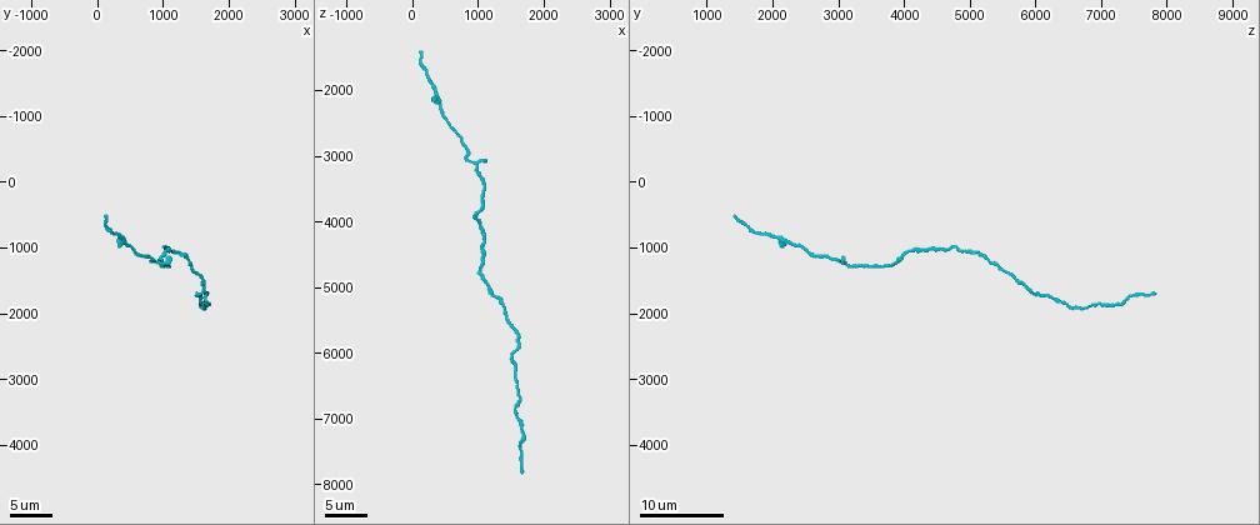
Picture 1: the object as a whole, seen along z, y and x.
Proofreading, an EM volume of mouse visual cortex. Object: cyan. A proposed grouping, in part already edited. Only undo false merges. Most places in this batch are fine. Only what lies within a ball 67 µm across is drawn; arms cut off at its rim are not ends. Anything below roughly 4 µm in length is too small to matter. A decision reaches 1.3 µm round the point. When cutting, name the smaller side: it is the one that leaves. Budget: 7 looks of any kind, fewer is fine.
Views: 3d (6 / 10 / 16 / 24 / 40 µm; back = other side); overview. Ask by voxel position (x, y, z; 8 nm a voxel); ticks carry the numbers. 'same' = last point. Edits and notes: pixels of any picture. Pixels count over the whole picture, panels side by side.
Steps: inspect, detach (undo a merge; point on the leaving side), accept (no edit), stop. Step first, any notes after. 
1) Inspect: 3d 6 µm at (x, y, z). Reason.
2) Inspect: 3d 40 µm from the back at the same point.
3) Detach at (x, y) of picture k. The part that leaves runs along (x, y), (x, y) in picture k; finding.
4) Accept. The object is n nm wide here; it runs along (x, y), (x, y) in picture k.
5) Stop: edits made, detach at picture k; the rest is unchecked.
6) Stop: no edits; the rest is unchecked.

Inspect: 3d 16 µm at (1700, 1850, 7150). A narrow waist.

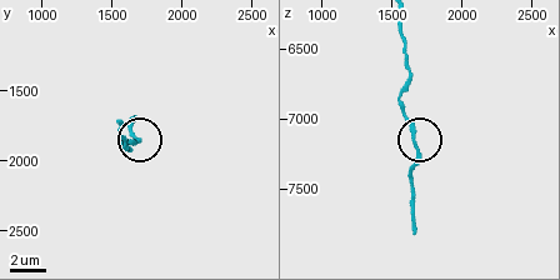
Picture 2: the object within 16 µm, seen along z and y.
Inspect: 3d 6 µm at the same point.

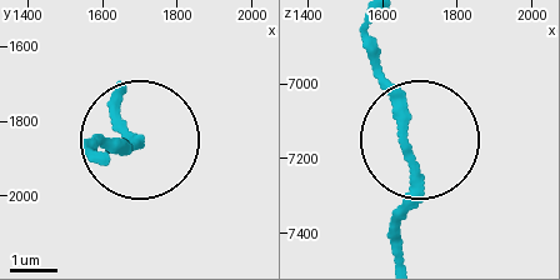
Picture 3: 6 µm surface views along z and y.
Accept. All the same neuron.

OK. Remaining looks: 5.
Inspect: 3d 24 µm at (1050, 1050, 4650).

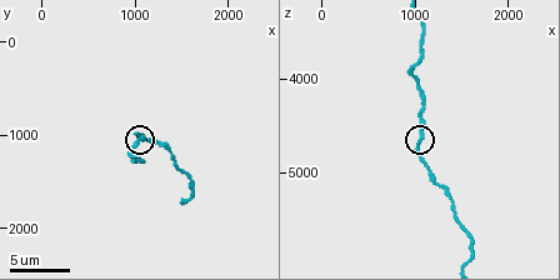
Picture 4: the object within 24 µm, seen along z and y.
Inspect: 3d 6 µm at the same point.

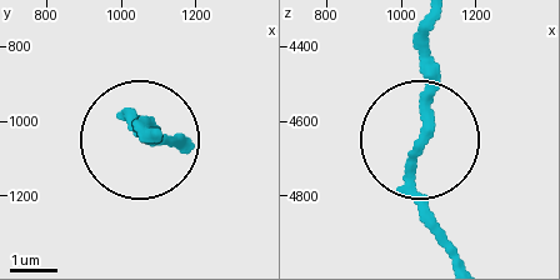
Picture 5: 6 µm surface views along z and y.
Accept. The object is 180 nm wide here; it runs along (423, 125), (423, 25) in picture 5; one neuron here.

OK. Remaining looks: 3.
Inspect: 3d 16 µm at (1400, 1200, 5300). Thin neck.

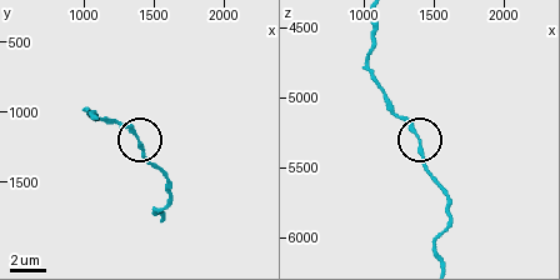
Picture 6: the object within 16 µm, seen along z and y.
Inspect: 3d 6 µm at (1400, 1220, 5300).

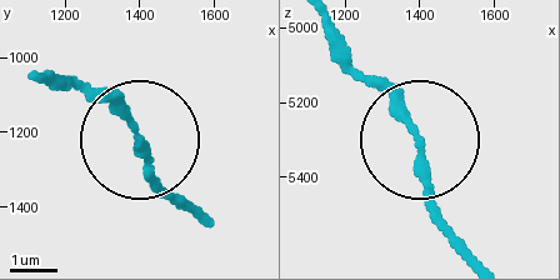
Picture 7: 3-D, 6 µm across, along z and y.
Accept. It runs along (324, 21), (340, 58), (420, 141), (424, 200), (444, 233) in picture 7; continuous, no second neuron.

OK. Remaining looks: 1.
Inspect: 3d 10 µm at (1000, 1250, 3900). Sudden change in width.

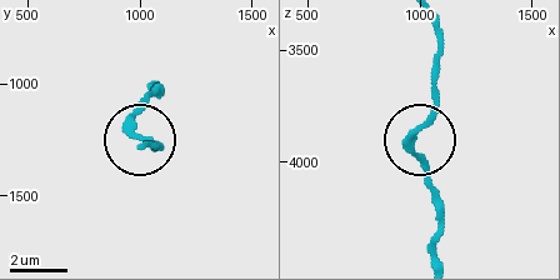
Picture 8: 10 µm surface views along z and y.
Accept. All the same neuron.

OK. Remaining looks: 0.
Stop: no edits; the rest is unchecked.

